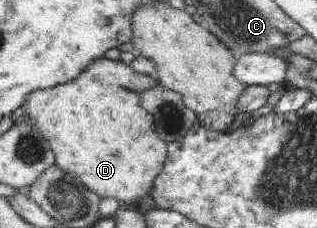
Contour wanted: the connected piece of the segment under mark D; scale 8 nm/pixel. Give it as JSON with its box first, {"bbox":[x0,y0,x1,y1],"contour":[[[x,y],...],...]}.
{"bbox":[22,59,168,206],"contour":[[[97,59],[87,69],[83,69],[74,81],[29,93],[22,108],[25,110],[25,119],[35,124],[41,136],[48,140],[56,158],[55,165],[63,172],[77,177],[102,199],[117,199],[122,205],[129,206],[141,196],[152,192],[155,177],[164,170],[168,143],[159,138],[154,117],[141,107],[139,93],[117,86],[111,74],[109,82],[95,79],[95,64],[119,64],[119,60]]]}

